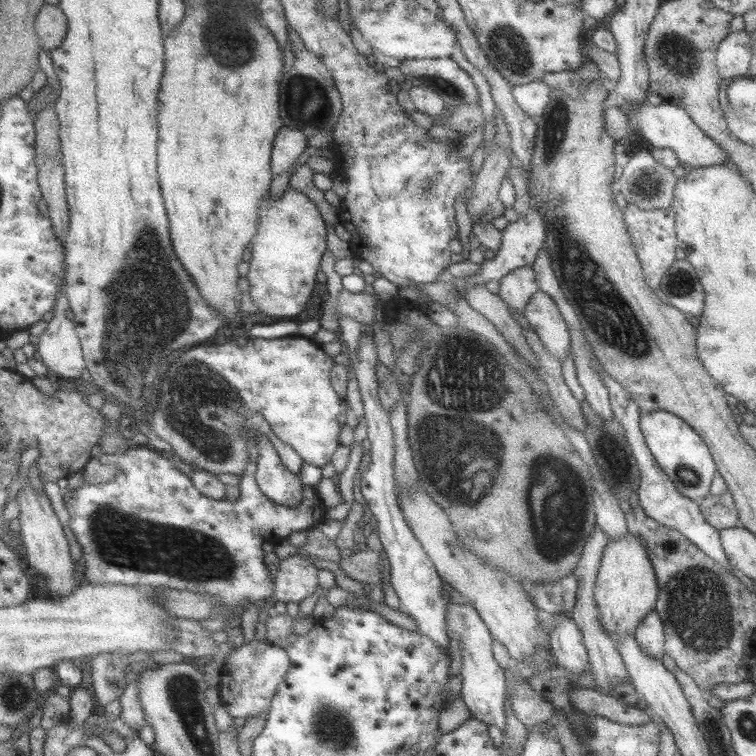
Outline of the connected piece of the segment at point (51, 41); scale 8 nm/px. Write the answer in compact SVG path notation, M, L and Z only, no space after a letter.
M45 3L37 16L36 24L45 51L51 52L62 46L69 32L69 20L60 4Z

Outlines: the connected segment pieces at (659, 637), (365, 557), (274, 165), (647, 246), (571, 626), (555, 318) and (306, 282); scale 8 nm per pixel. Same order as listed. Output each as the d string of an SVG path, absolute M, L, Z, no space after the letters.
M654 610L643 618L632 636L643 653L655 660L661 660L664 654L664 632L659 615Z
M367 546L361 547L358 552L350 556L341 558L340 568L351 578L361 583L371 586L380 585L383 582L381 571L377 568L381 564L380 552L368 549Z
M284 126L277 138L273 140L273 150L271 150L271 170L273 174L287 174L301 154L307 148L307 137L302 130Z
M627 203L623 209L624 221L632 240L640 267L647 286L653 291L658 288L661 277L669 264L675 260L675 248L678 247L674 227L674 212L669 206L667 208L654 208L653 210L641 210L634 204Z
M564 615L549 634L550 657L557 667L571 674L588 671L588 654L583 645L582 634L570 615Z
M537 290L524 306L522 314L545 350L562 364L570 350L570 338L553 299L547 293Z
M287 187L284 191L282 197L279 200L272 201L269 199L269 194L264 198L262 202L262 214L260 214L260 229L258 234L254 236L253 240L253 249L252 254L253 257L250 263L250 270L247 274L247 278L249 280L250 289L248 291L251 299L253 300L254 304L259 304L259 308L265 314L265 316L273 316L273 318L293 318L293 316L299 316L305 308L307 309L307 302L311 300L311 296L313 296L313 290L315 290L315 284L317 284L317 272L319 269L322 268L322 260L326 255L326 250L329 249L328 241L327 241L327 223L323 220L323 216L321 216L321 212L317 210L317 206L313 204L313 202L303 194L303 192L299 191L298 189L293 189Z

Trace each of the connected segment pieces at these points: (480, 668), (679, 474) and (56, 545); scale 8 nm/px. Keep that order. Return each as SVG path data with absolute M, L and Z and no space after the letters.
M455 595L446 604L445 620L447 631L451 631L457 637L457 642L459 642L459 650L462 654L460 674L463 679L460 697L467 706L472 721L497 726L502 733L505 728L503 706L505 700L505 670L497 665L493 655L491 655L492 640L488 628L480 619L473 605Z
M663 409L640 416L639 429L655 462L675 485L677 492L699 505L710 494L709 484L716 470L710 451L701 438L678 416Z
M29 484L21 487L18 493L20 505L19 522L21 523L22 540L26 549L28 564L43 575L50 597L61 598L74 594L78 587L75 580L75 561L69 550L69 540L65 530L45 493L37 493Z

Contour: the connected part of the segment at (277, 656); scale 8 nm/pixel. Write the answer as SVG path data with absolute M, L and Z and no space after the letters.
M266 638L235 648L224 666L222 684L218 687L220 702L234 717L248 719L259 716L271 708L291 665L286 648L272 645Z

